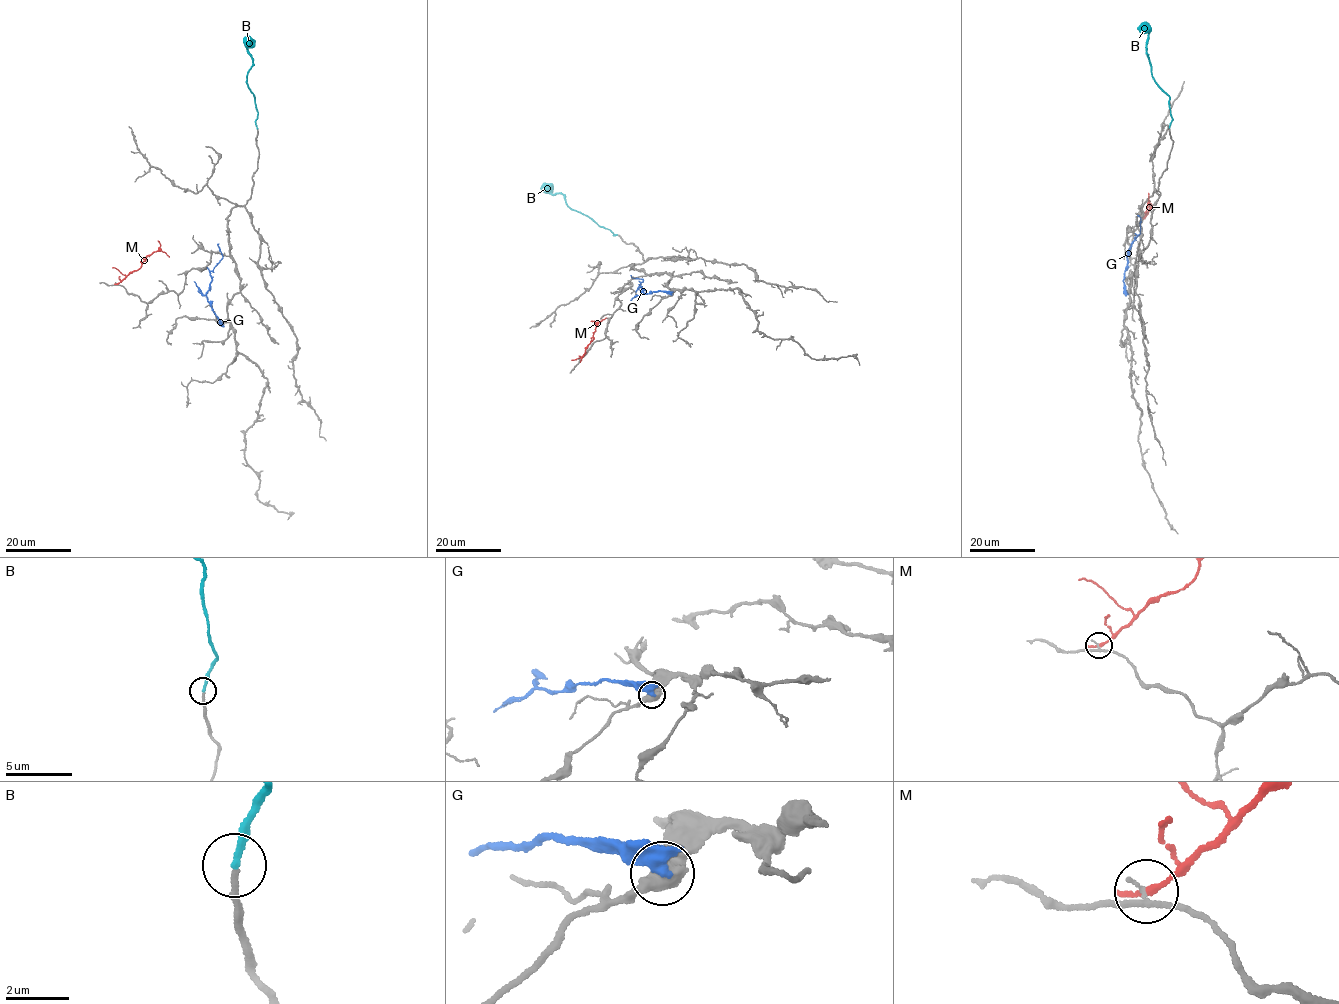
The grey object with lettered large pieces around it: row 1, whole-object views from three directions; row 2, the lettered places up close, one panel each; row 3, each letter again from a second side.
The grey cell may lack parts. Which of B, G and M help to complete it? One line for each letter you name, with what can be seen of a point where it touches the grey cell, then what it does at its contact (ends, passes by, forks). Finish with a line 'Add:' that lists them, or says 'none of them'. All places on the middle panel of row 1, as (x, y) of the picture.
B: Touches grey at (616, 235). It ends there
Add: B

